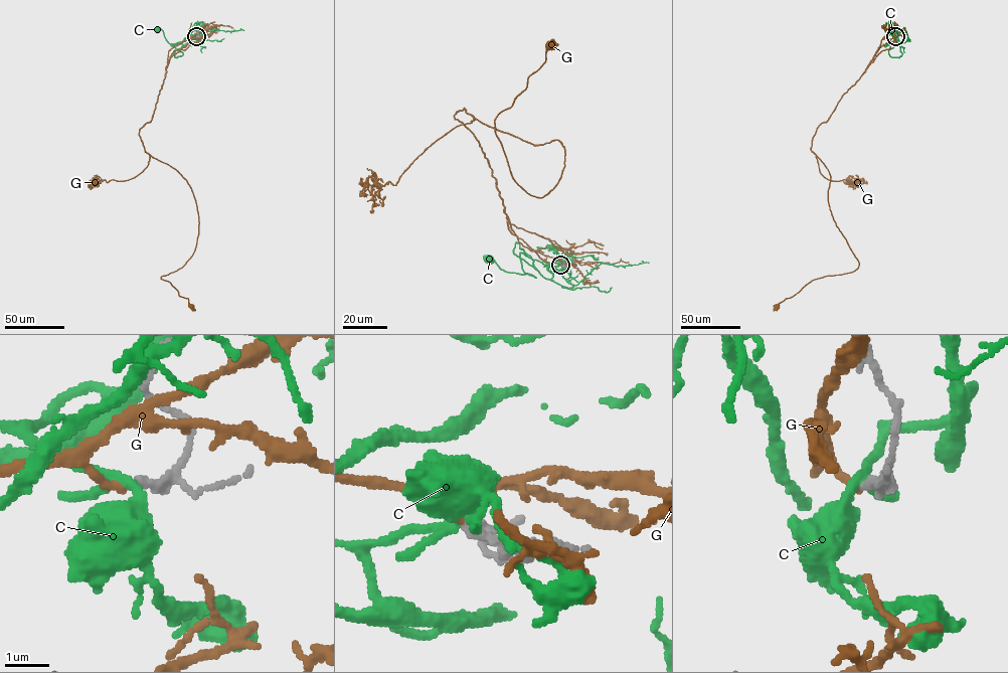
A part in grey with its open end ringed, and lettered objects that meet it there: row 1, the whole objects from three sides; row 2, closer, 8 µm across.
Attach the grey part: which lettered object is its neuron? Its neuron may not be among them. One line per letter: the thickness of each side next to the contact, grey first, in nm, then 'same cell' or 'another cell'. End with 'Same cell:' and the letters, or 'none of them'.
C: calibres 200 and 280 nm; another cell
G: calibres 200 and 170 nm; same cell
Same cell: G

